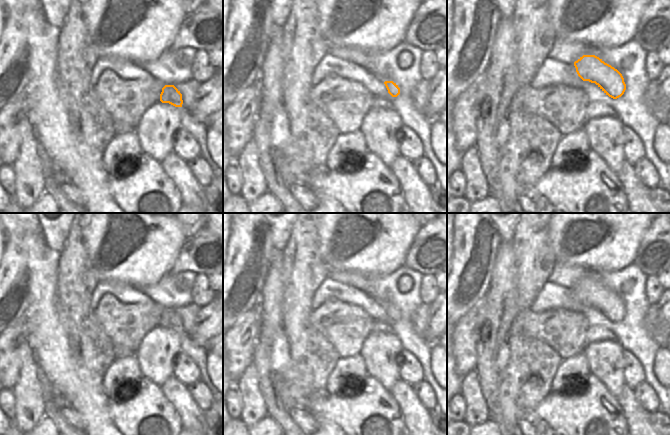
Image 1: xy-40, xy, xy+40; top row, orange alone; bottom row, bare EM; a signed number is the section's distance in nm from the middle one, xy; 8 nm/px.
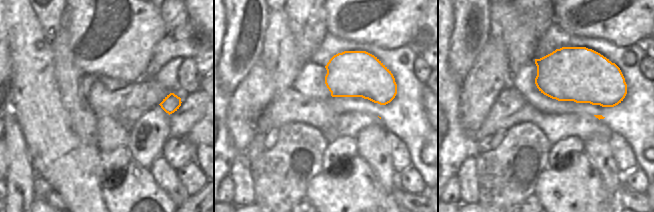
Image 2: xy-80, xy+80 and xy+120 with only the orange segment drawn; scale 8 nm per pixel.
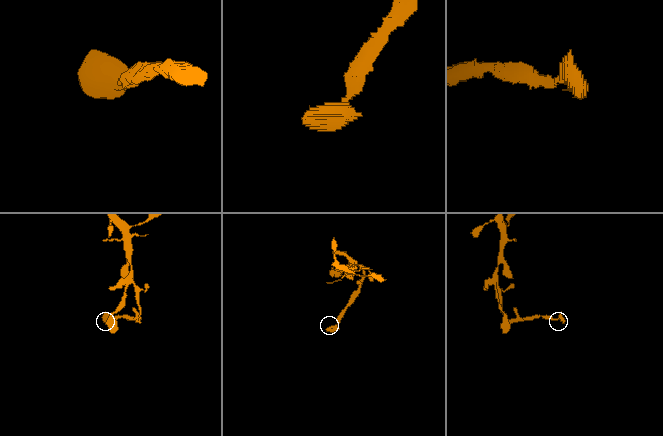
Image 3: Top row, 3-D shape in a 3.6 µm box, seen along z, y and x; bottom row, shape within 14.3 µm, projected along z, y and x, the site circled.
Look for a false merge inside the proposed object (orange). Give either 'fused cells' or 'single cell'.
single cell

